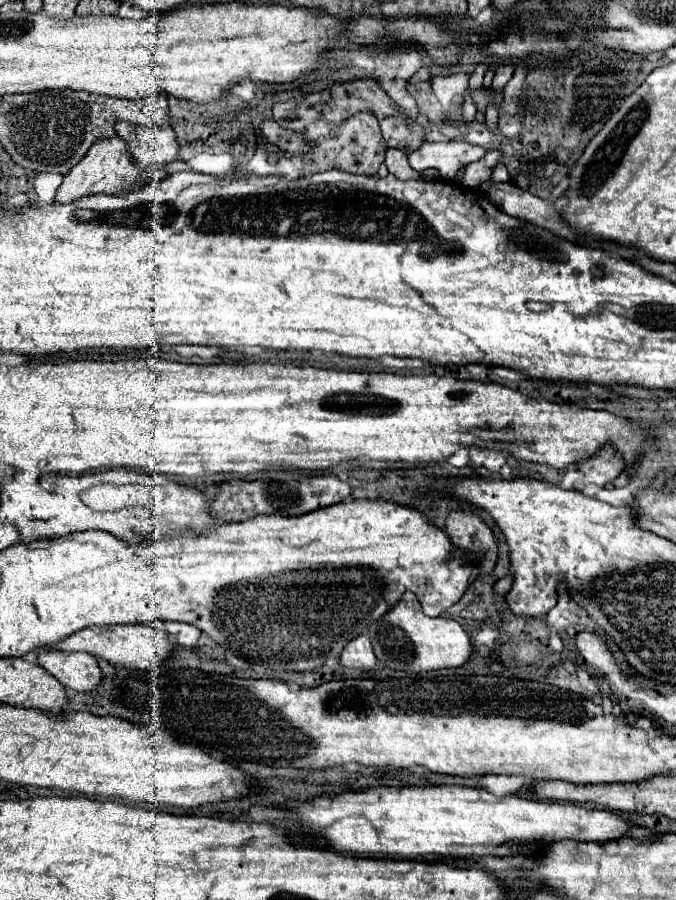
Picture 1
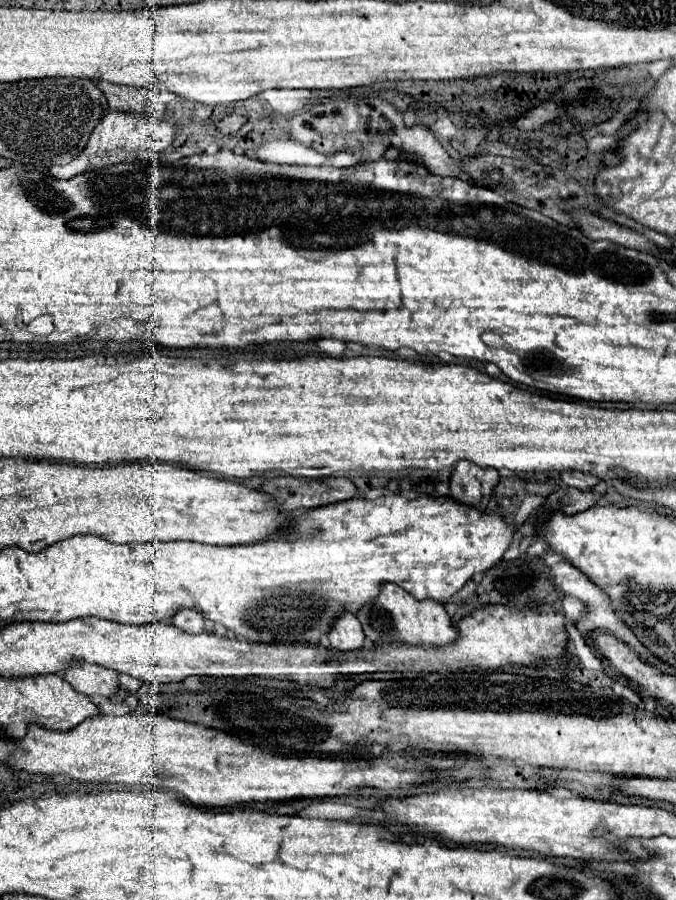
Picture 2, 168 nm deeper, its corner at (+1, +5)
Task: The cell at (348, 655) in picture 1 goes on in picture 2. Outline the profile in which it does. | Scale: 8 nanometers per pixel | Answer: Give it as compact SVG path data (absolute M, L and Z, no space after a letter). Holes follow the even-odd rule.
M345 613L345 617L337 619L337 625L329 633L331 647L347 653L347 651L359 651L365 647L365 635L361 629L361 623L355 615Z

